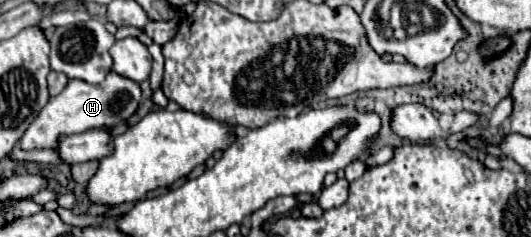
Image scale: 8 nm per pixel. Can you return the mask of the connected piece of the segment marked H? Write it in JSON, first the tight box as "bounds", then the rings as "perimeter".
{"bounds":[18,72,140,150],"perimeter":[[[110,72],[106,80],[98,86],[88,84],[84,80],[70,80],[68,86],[48,100],[48,104],[40,110],[38,118],[30,124],[30,128],[20,138],[18,146],[22,150],[34,150],[34,148],[56,148],[58,136],[70,136],[70,134],[82,134],[92,128],[110,128],[112,124],[126,122],[140,104],[140,86],[124,78],[116,72]]]}

